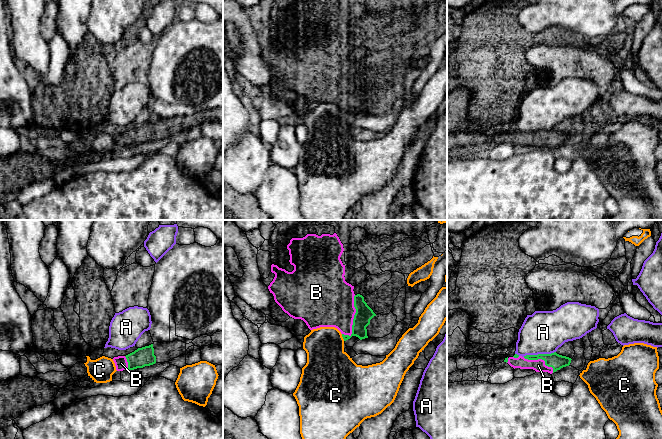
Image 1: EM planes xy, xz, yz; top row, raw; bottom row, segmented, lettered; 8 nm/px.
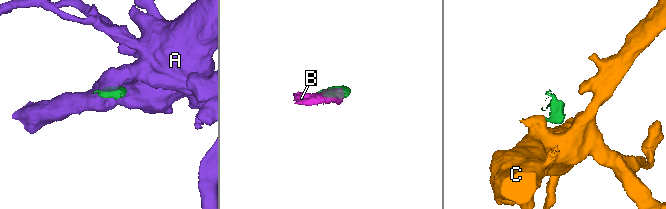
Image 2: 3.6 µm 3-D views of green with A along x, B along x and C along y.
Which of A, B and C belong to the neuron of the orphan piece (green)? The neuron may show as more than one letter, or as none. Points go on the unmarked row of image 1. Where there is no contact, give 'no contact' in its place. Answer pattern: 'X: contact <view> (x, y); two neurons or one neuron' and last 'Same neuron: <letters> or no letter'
A: contact yz (539, 130); two neurons
B: contact xz (354, 94); one neuron
C: contact xz (342, 112); two neurons
Same neuron: B

